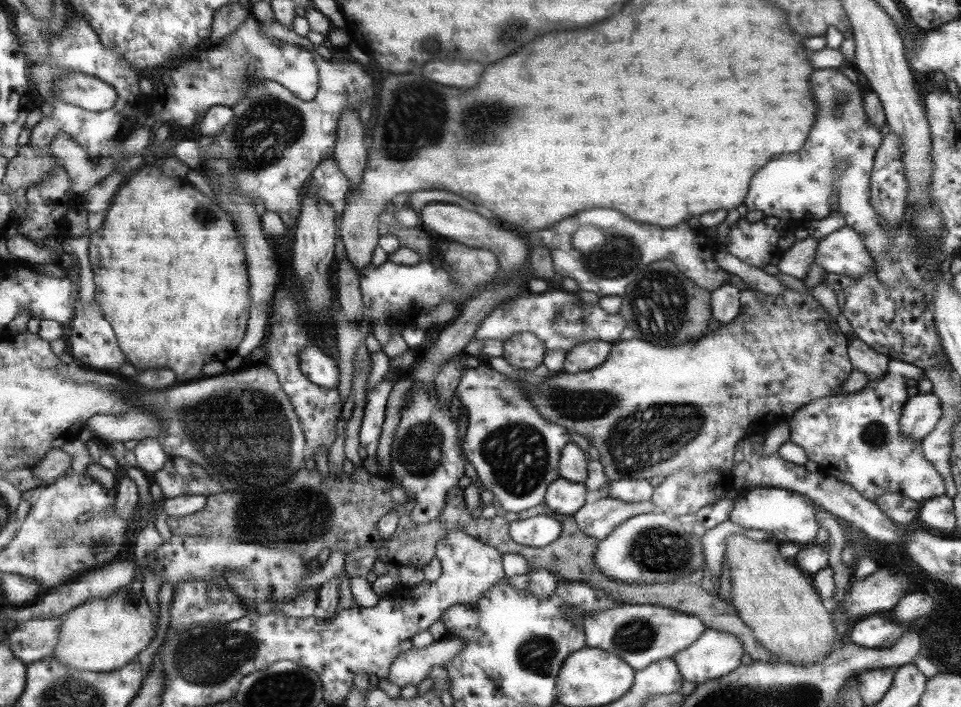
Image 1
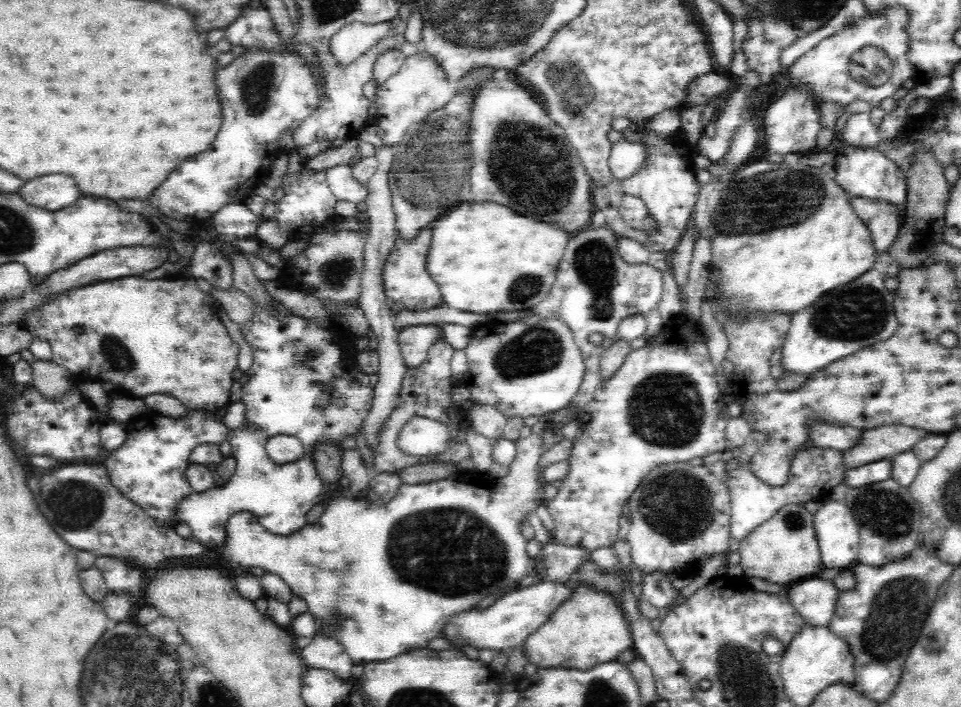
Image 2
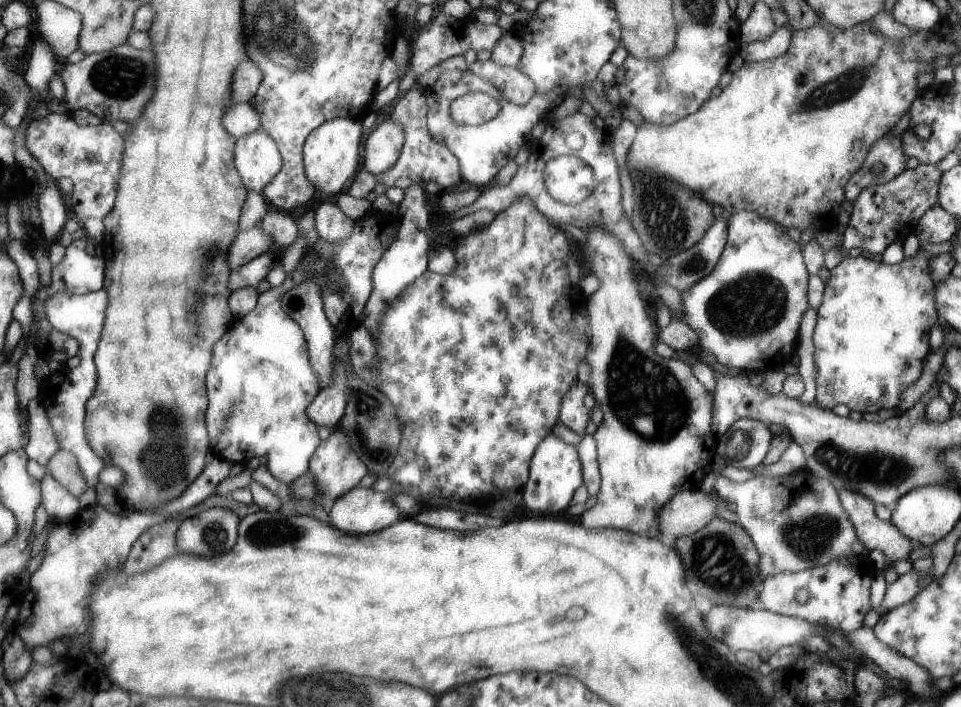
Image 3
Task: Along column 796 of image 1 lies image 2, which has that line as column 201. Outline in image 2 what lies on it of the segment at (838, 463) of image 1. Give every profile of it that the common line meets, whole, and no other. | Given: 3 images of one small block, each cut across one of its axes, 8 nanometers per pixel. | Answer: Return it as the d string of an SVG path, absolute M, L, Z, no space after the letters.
M146 410L132 419L132 424L127 423L127 437L124 444L120 446L120 452L114 452L110 458L103 458L102 464L108 471L111 484L125 498L140 506L144 513L156 522L167 522L166 527L172 526L176 506L192 493L186 476L190 453L198 444L222 444L228 438L228 430L222 419L216 417L215 411L187 410L183 417L174 419Z

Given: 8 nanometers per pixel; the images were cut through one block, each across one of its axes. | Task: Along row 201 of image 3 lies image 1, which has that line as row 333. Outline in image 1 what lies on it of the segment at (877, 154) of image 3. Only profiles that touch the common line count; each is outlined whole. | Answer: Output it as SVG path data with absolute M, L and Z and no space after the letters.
M851 332L847 335L850 336L849 353L853 368L866 374L869 381L884 378L889 370L889 356L864 343L856 333Z

